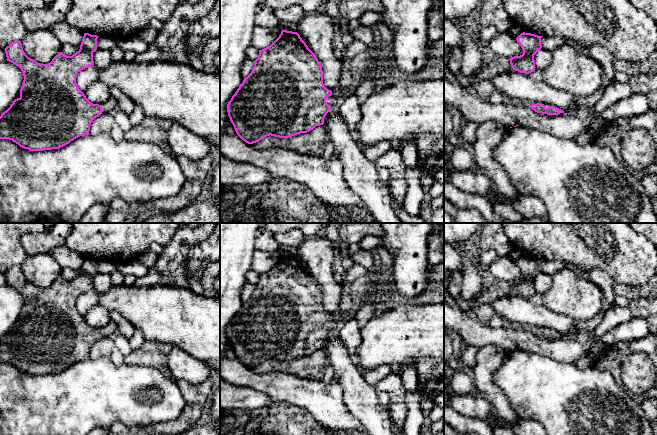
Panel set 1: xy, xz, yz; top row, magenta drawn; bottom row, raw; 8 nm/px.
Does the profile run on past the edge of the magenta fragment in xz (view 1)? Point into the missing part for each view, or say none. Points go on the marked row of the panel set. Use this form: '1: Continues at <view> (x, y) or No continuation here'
1: Continues at xz (334, 100)

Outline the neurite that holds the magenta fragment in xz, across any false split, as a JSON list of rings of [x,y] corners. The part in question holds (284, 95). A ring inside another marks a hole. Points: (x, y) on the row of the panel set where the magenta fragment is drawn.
[[[282,30],[268,47],[259,50],[251,73],[244,78],[227,104],[227,112],[237,135],[246,143],[259,142],[267,136],[289,138],[307,133],[324,124],[331,107],[355,89],[337,89],[333,94],[323,84],[323,71],[316,55],[297,32]]]

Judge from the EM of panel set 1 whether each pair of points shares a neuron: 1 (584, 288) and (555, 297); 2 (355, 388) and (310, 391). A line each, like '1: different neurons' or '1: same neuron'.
1: same neuron
2: different neurons

